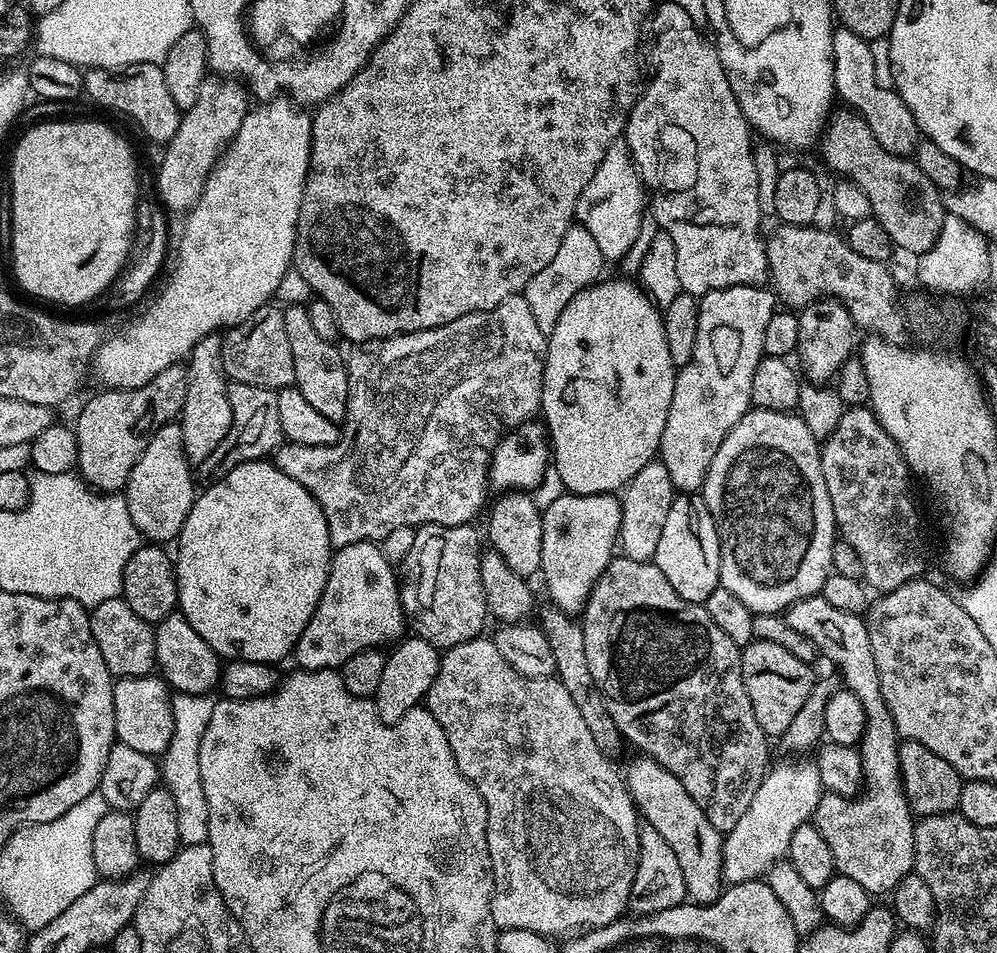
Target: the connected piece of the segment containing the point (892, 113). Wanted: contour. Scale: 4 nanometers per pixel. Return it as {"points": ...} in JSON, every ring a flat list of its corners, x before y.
{"points":[[837,27,832,33,832,57,836,96,844,99,841,101,852,111,864,117,874,138,878,138,878,142,887,152,895,156,911,157,922,139,920,127,916,124,914,114,910,114,910,106,902,102,895,87,883,88,878,84,871,43,849,28]]}

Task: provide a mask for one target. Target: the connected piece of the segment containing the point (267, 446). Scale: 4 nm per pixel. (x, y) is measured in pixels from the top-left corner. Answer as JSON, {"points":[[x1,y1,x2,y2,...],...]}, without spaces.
{"points":[[229,383,228,397,232,415,230,430,226,438,214,446,214,454,210,454,198,466,198,480,204,486,223,480,226,474,230,474,230,470,246,462,265,459,275,453,282,443,282,422,278,422,278,398,273,389]]}

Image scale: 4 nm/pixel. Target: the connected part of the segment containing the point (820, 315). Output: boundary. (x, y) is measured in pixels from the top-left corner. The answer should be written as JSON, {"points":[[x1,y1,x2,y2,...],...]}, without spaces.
{"points":[[821,298,812,304,805,304,798,312,798,346,796,352,803,375,812,382,828,382,839,373,847,360,853,359,857,347,858,329,856,319,845,306,843,300]]}

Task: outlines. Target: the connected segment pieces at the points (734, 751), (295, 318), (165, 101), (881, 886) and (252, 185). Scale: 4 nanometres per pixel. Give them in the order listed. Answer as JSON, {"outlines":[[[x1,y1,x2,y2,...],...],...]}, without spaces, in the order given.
{"outlines":[[[626,555,613,558,606,566,604,573,597,578,596,585,592,587,592,593,588,595,588,600,584,603,582,627,586,638,586,662,590,662,590,674,594,674,594,682,606,702,606,710,610,710,610,718,614,718,618,726,621,737,627,743,629,740,634,747,640,748,636,750,643,755,658,762,666,770,670,770,670,774,674,774,674,778,682,782,686,794,690,794,690,798,698,802,710,826,714,826,721,834,734,830,734,826,738,826,739,820,742,819,742,814,746,814,750,802,754,802,754,794,758,794,758,786,764,780,764,775,768,773,770,767,770,759,768,760,770,740,764,735,762,726,758,726,758,718,754,718,754,710,750,706,750,698,742,682,741,645,730,642,730,638,726,638,726,634,722,634,722,630,714,626,714,618,710,618,703,604,695,604,682,598,682,594,678,594,678,590,674,590,674,586,666,582,666,574,658,570,655,562,638,562]],[[289,304,283,313,290,354,294,354,294,386,302,398,306,398,306,402,318,410,318,414,337,422,343,421,348,413,348,365,345,353,340,353,333,341,318,338,304,304]],[[127,64,121,72,110,68,90,68,83,73,83,91,96,104,125,112,146,135,157,140,160,146,167,145,174,134,178,134,180,108,166,86,164,70,160,64]],[[817,594,794,602,783,613,783,618,790,622,792,629,798,630,798,634,806,634,806,638,814,642,817,653,840,671,843,687,854,693,858,702,862,702,862,710,866,710,866,730,858,745,864,771,862,791,855,798,821,795,814,813,816,829,822,838,826,838,839,875,854,878,854,882,870,894,891,893,900,880,913,871,916,863,914,834,917,821,900,781,898,754,901,741,886,706,886,698,882,698,882,682,878,682,878,666,874,666,874,650,870,650,865,617,838,610,830,606,824,596]],[[273,98,256,107,249,111,242,126,238,126,238,134,224,149,224,155,208,175,198,202,187,213,188,221,180,236,180,261,168,285,133,324,126,325,109,340,107,337,96,349,90,372,105,389,137,388,149,384,166,370,166,366,179,364,191,356,202,337,241,324,254,314,254,310,269,303,276,296,282,278,292,268,302,190,306,186,312,153,312,116,288,98]]]}

